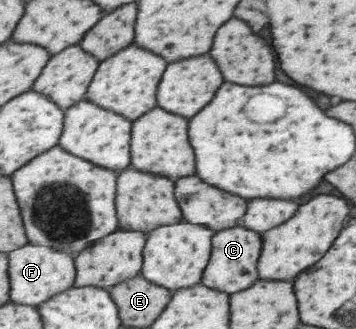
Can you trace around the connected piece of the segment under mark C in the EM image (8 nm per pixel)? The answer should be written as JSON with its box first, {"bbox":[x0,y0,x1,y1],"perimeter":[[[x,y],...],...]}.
{"bbox":[202,224,262,296],"perimeter":[[[238,224],[215,233],[213,254],[202,274],[202,284],[226,292],[229,296],[249,288],[258,279],[258,258],[262,251],[262,235]]]}

